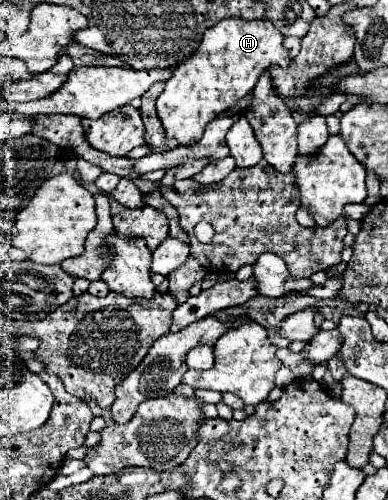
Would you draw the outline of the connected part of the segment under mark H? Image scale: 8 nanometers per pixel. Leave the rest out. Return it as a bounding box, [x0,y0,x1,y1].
[156,16,290,144]

